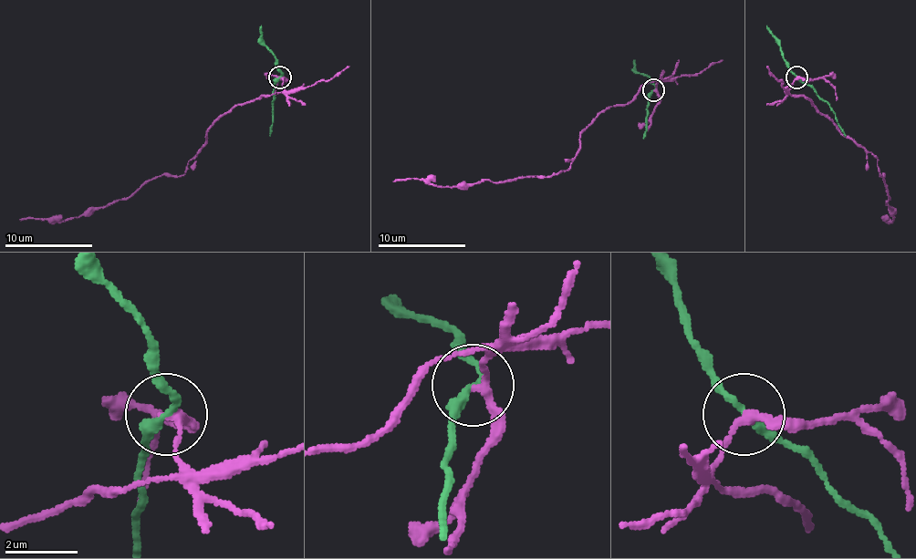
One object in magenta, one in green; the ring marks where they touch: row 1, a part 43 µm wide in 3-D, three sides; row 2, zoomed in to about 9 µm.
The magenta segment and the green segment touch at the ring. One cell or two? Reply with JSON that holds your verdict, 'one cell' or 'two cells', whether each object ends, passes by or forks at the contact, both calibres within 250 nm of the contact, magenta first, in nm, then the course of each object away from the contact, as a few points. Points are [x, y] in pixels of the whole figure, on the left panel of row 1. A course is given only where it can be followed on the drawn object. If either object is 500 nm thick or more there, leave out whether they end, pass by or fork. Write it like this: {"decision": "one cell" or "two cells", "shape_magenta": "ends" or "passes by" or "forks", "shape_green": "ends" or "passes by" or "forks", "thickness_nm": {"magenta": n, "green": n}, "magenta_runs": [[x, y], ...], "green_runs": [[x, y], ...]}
{"decision": "two cells", "shape_magenta": "passes by", "shape_green": "passes by", "thickness_nm": {"magenta": 200, "green": 240}, "magenta_runs": [[280, 77], [280, 93], [234, 107], [207, 130], [183, 174], [152, 177], [128, 197], [78, 216], [20, 221]], "green_runs": [[280, 77], [274, 88], [274, 115], [269, 135]]}

